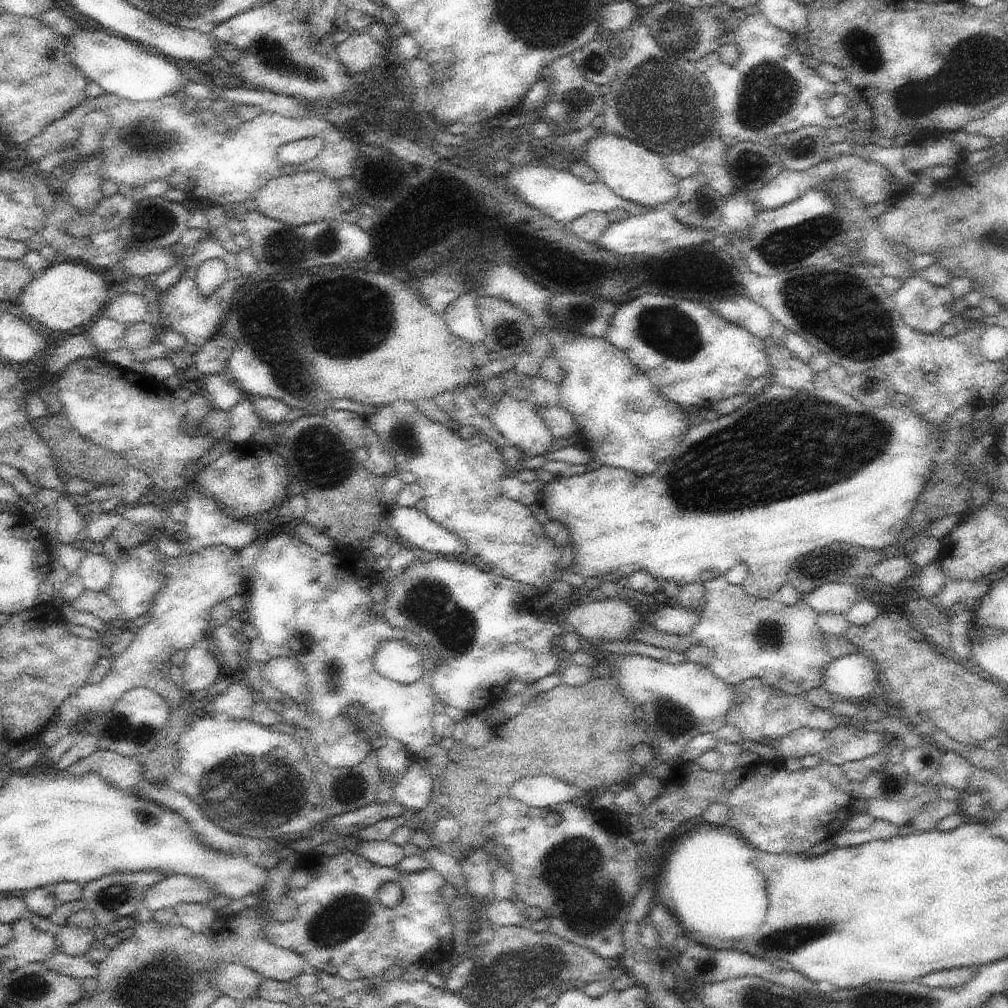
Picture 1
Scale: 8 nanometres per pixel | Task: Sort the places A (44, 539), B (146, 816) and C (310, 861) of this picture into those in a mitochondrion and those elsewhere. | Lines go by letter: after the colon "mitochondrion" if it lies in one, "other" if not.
A: other
B: other
C: other

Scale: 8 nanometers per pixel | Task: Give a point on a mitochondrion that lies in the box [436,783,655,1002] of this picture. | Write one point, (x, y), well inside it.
(571, 866)

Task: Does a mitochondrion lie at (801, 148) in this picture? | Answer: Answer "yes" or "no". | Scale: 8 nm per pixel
yes

